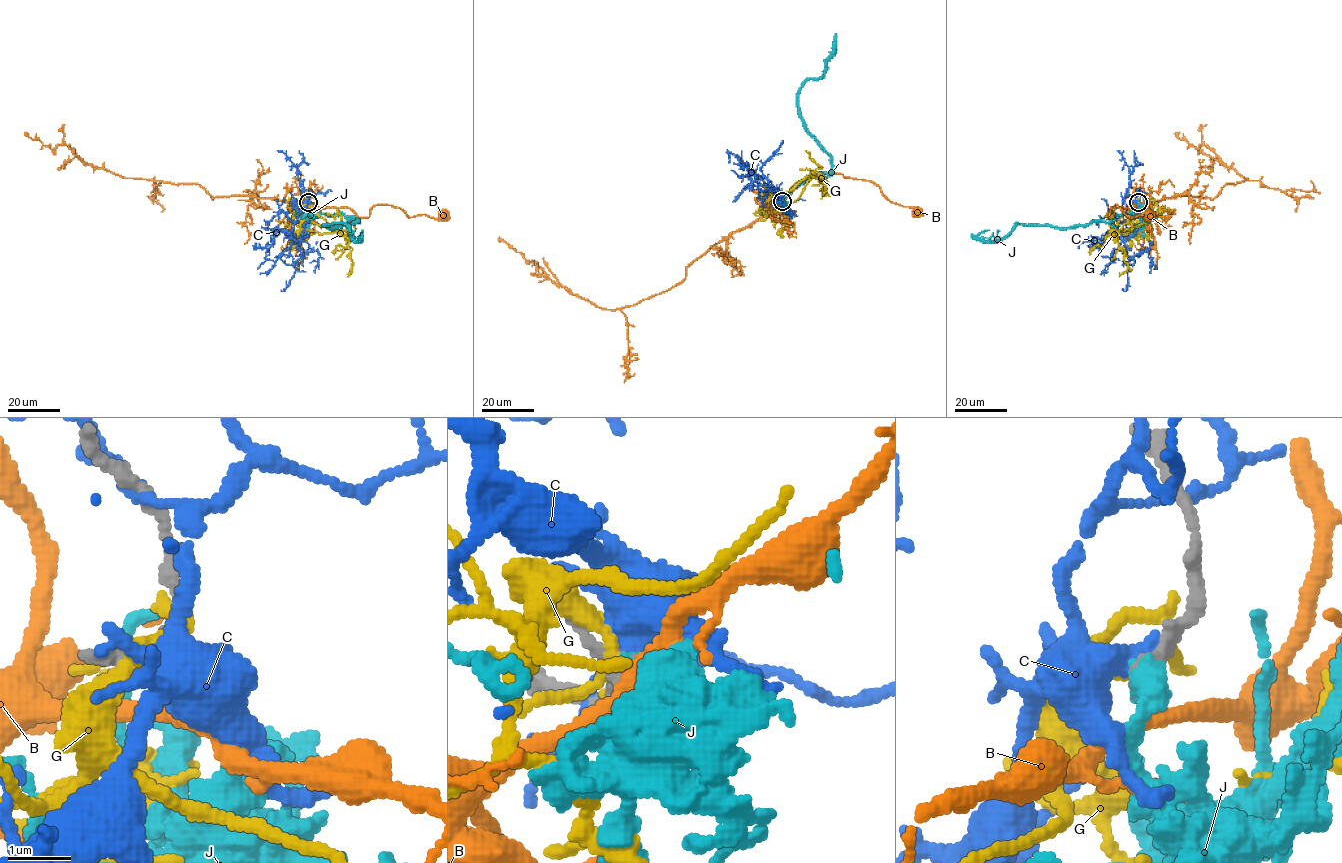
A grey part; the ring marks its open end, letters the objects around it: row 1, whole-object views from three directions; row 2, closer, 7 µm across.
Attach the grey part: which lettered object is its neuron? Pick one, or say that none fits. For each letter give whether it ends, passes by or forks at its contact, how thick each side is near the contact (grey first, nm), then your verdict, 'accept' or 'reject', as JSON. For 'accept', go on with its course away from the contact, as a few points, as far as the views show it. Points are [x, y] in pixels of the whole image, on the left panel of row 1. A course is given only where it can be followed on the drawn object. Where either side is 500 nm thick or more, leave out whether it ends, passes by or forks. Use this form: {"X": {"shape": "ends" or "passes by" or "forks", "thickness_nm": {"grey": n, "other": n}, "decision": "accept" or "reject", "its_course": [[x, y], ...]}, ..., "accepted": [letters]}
{"B": {"shape": "passes by", "thickness_nm": {"grey": 320, "other": 280}, "decision": "reject"}, "C": {"thickness_nm": {"grey": 360, "other": 550}, "decision": "reject"}, "G": {"shape": "forks", "thickness_nm": {"grey": 260, "other": 160}, "decision": "reject"}, "J": {"thickness_nm": {"grey": 340, "other": 500}, "decision": "accept", "its_course": [[308, 202], [309, 212], [342, 214], [358, 221], [328, 227], [325, 225], [345, 223], [356, 241], [362, 230]]}, "accepted": ["J"]}

